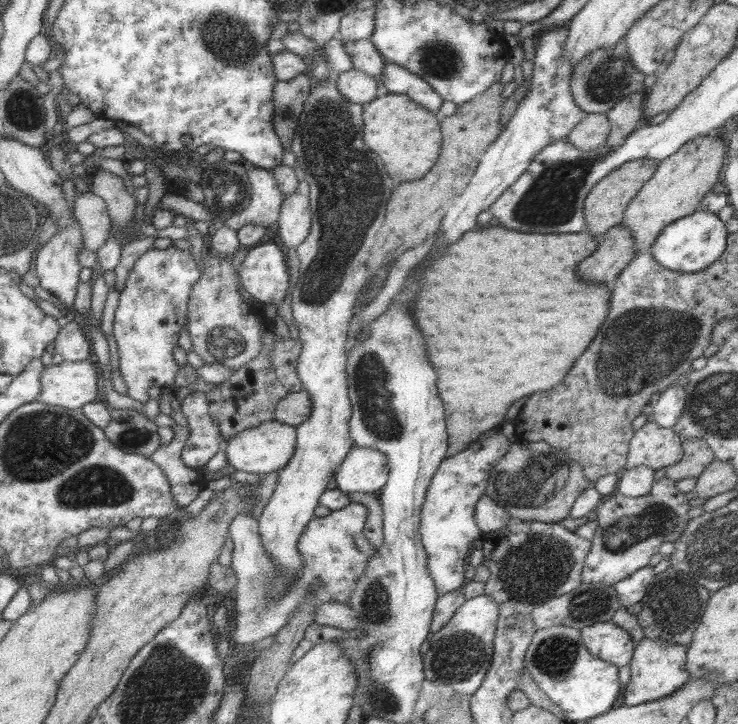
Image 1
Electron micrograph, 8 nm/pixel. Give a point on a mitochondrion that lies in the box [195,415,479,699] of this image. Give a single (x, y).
(374, 603)

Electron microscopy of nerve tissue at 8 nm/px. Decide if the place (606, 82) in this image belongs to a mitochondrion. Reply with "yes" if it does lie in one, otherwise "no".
yes

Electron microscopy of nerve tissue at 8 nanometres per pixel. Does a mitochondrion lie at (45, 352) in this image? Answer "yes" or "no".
no

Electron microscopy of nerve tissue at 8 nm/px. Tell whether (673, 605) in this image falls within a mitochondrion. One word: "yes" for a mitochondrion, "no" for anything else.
yes

